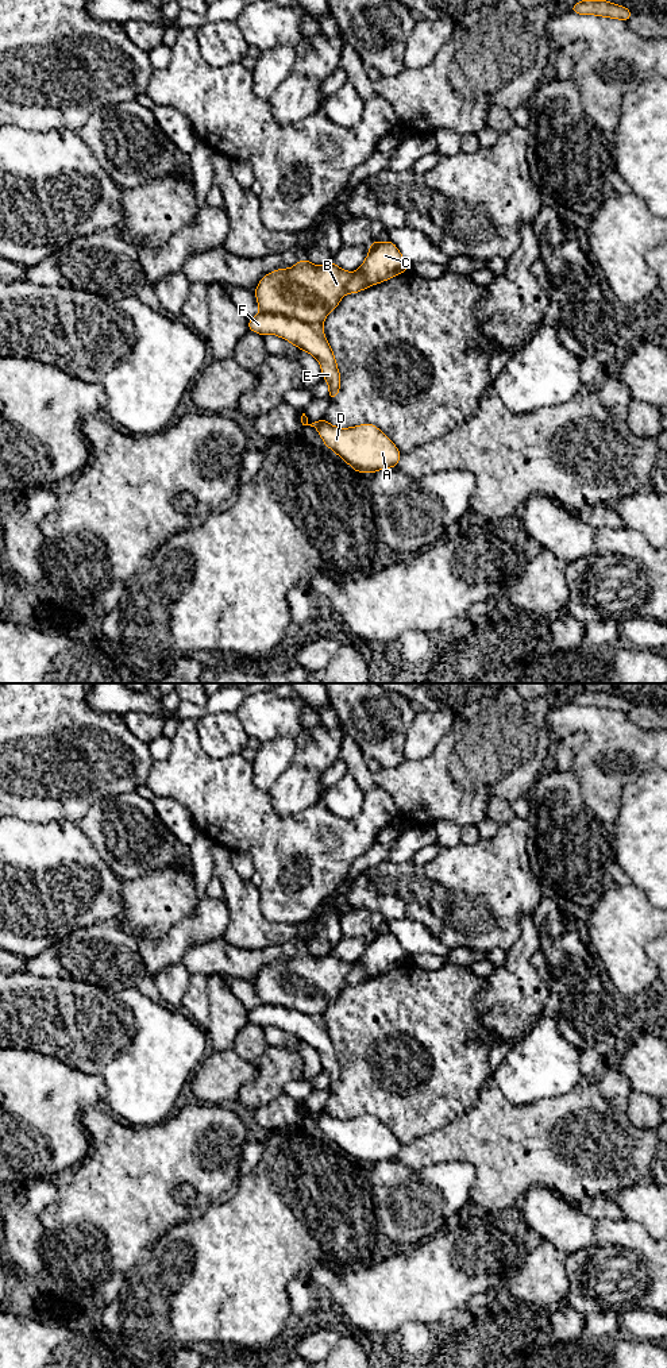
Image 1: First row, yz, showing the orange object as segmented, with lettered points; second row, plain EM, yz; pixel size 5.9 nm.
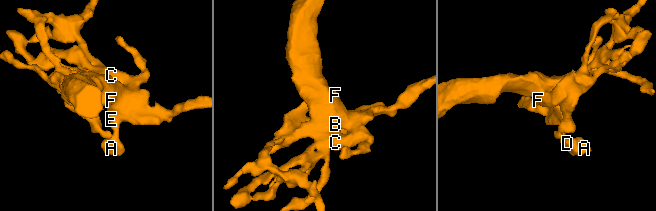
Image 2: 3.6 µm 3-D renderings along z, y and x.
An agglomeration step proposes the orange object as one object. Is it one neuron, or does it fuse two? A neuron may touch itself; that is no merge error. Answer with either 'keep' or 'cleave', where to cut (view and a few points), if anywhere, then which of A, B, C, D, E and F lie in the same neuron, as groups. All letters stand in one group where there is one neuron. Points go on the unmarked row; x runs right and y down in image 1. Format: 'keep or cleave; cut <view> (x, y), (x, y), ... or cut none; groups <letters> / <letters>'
cleave; cut yz (261, 1002), (281, 1005), (320, 1018); groups A D E F / B C

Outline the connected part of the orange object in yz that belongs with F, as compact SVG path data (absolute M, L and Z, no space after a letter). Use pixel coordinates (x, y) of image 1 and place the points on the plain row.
M261 1003L247 1014L247 1018L263 1029L269 1025L274 1025L312 1045L320 1055L323 1070L328 1074L329 1091L332 1093L338 1087L340 1082L340 1064L332 1040L320 1017L309 1017L282 1006Z

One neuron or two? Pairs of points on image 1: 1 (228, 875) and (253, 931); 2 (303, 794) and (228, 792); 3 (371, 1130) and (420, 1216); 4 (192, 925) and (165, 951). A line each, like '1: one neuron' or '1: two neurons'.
1: one neuron
2: two neurons
3: one neuron
4: one neuron

